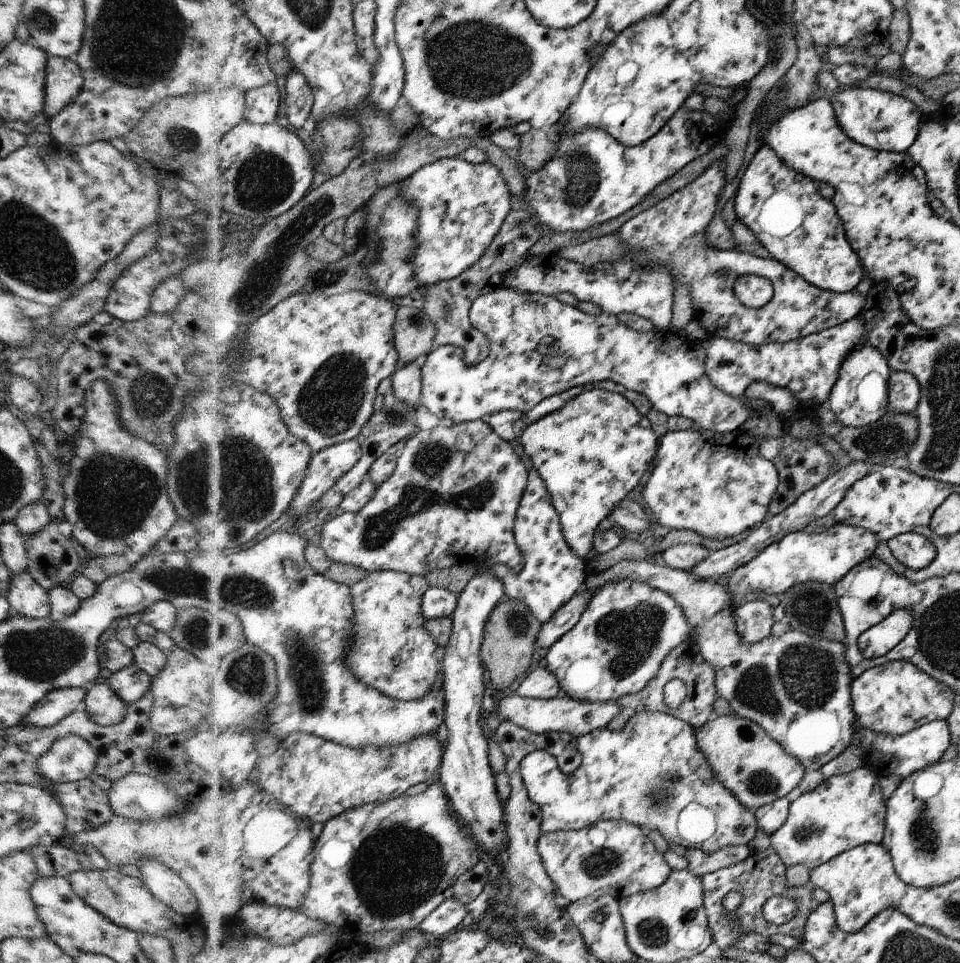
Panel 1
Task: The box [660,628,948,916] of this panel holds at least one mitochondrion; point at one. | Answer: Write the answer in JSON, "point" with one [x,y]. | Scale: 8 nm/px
{"point":[804,677]}

